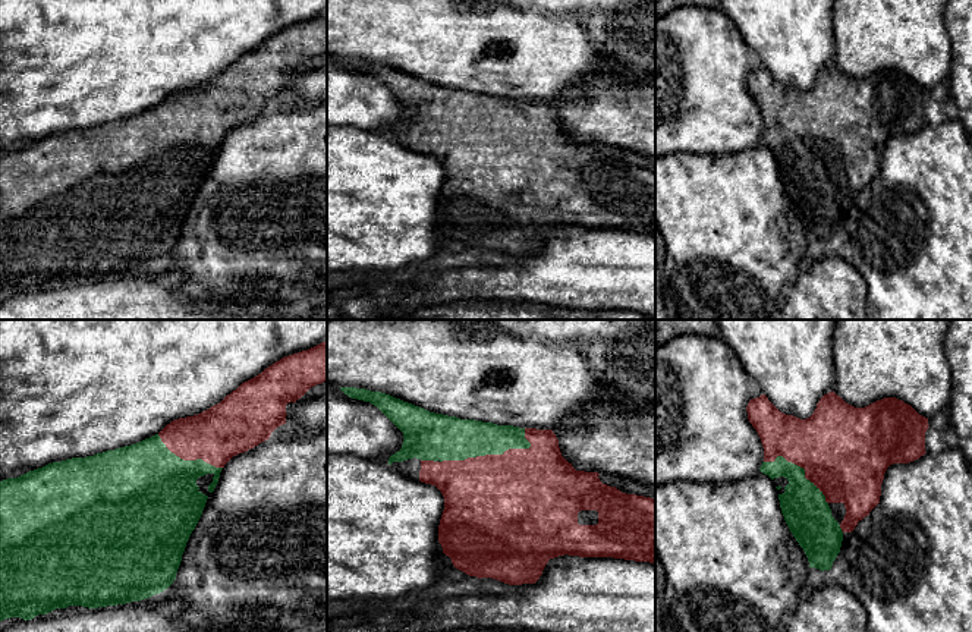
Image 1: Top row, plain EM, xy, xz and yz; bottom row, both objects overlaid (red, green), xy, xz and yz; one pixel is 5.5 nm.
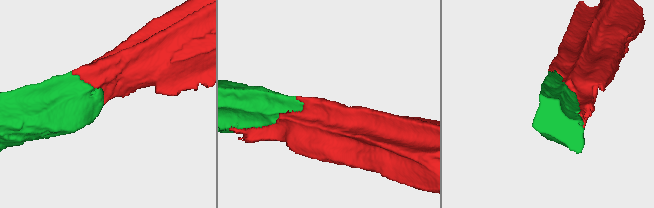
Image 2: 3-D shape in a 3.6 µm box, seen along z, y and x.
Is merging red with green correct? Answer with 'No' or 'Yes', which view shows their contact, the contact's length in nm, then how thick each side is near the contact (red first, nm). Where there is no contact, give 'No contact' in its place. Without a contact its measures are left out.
Yes. Touches red in xz. Shared border 500 nm. Thickness 500 nm (red) against 240 nm

